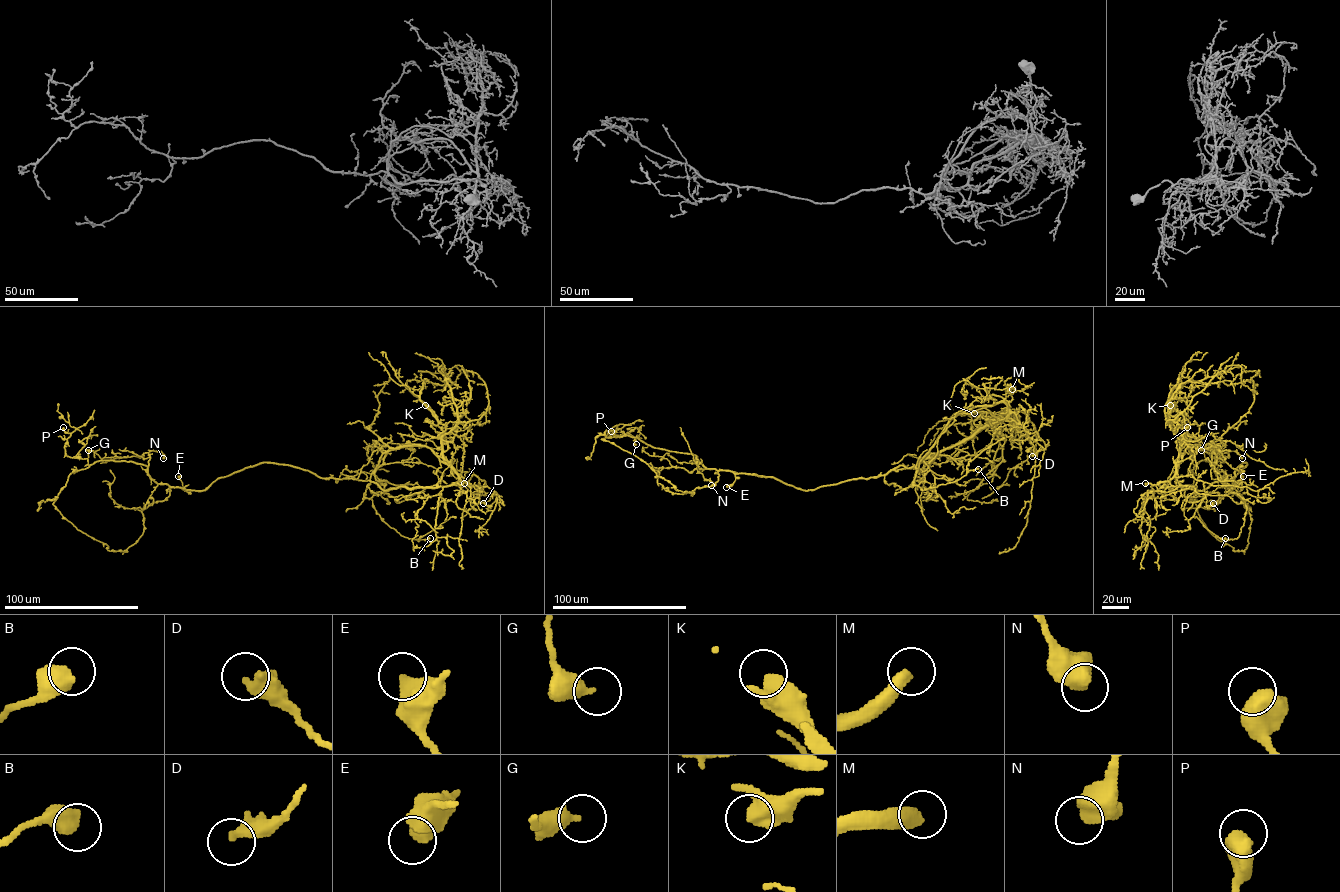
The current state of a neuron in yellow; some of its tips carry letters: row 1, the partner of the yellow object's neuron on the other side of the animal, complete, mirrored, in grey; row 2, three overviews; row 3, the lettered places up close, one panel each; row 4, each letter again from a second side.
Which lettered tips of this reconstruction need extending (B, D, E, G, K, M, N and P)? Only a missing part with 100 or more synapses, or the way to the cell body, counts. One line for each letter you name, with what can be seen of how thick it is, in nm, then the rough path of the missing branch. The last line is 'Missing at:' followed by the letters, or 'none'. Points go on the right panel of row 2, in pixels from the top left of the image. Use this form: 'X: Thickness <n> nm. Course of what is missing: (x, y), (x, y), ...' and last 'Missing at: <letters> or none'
M: Thickness 460 nm. Course of what is missing: (1145, 483), (1144, 465), (1139, 455)
Missing at: M

